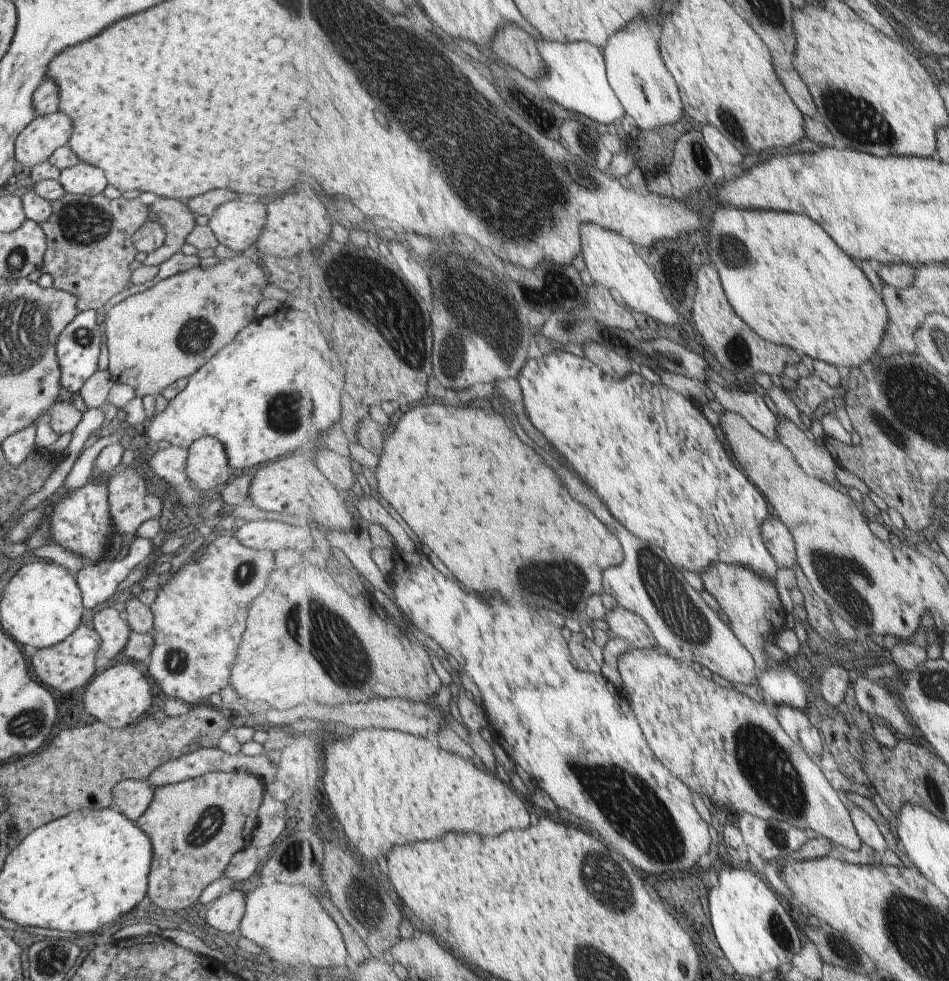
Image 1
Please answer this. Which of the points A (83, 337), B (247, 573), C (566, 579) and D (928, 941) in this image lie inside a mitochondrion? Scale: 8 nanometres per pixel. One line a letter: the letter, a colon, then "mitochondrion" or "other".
A: mitochondrion
B: mitochondrion
C: mitochondrion
D: mitochondrion

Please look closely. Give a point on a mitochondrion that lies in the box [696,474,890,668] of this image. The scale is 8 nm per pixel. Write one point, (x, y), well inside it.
(844, 579)

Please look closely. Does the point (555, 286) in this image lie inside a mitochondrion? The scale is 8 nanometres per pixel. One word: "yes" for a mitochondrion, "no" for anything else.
yes

